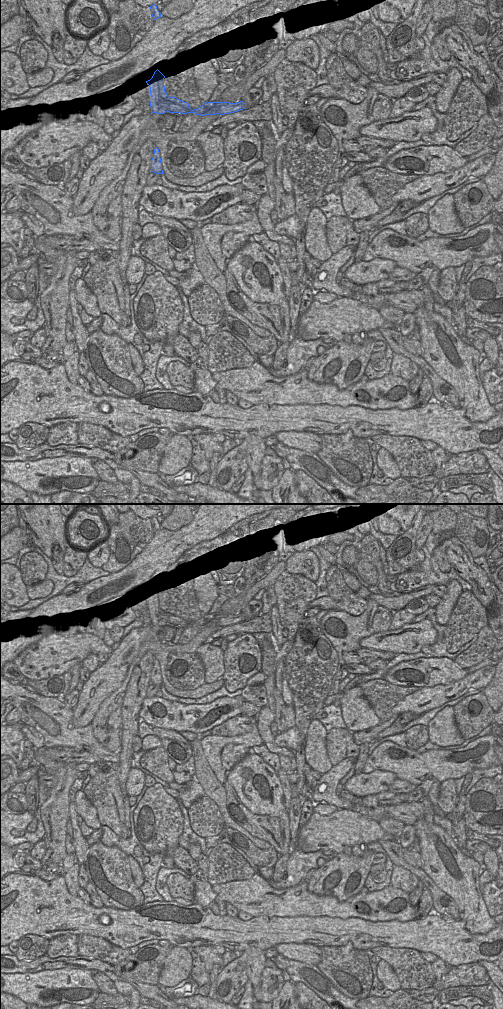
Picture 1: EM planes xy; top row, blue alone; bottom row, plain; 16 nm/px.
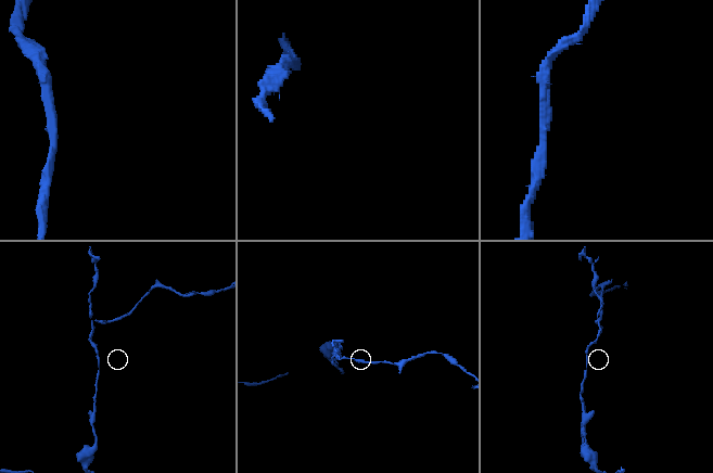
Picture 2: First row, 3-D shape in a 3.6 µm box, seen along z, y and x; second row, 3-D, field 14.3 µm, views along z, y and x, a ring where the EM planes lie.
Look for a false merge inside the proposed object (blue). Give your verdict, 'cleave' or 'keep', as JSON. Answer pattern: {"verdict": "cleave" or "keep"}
{"verdict": "cleave"}

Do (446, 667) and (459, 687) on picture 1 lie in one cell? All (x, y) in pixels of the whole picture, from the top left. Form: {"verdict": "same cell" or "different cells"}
{"verdict": "different cells"}

